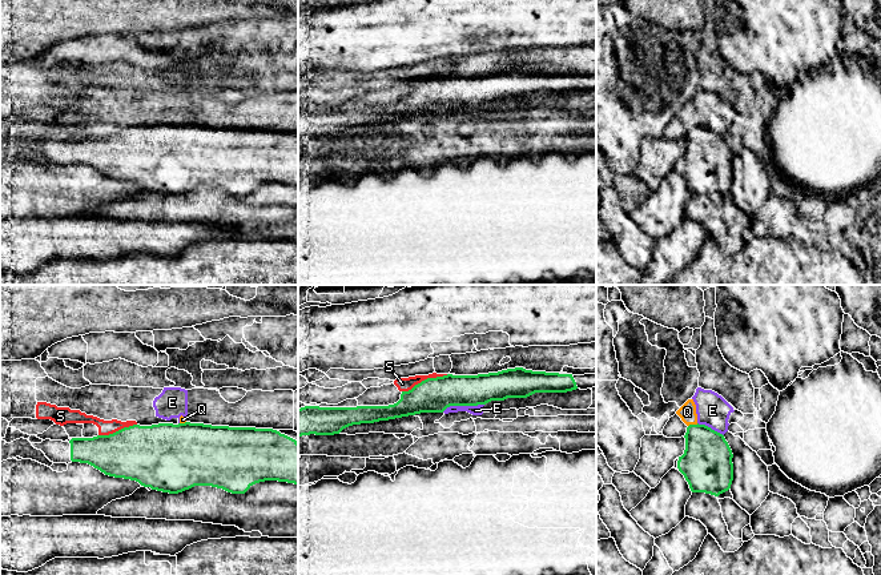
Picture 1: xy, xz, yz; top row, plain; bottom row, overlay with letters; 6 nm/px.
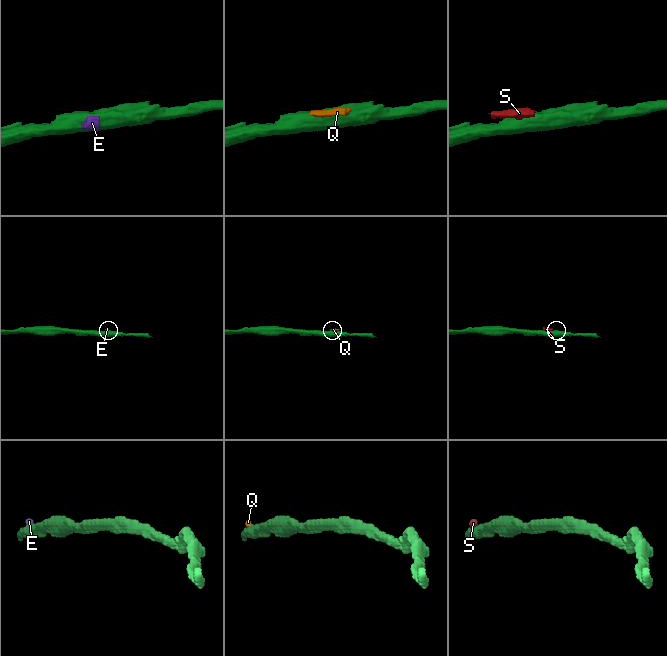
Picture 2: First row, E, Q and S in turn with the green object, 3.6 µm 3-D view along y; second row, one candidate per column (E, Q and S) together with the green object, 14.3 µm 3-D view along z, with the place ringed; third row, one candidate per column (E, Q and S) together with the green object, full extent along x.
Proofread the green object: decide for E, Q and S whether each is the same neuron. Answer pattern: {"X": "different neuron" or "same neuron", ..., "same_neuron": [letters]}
{"E": "different neuron", "Q": "different neuron", "S": "different neuron", "same_neuron": []}

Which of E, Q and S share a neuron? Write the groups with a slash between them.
E Q S

